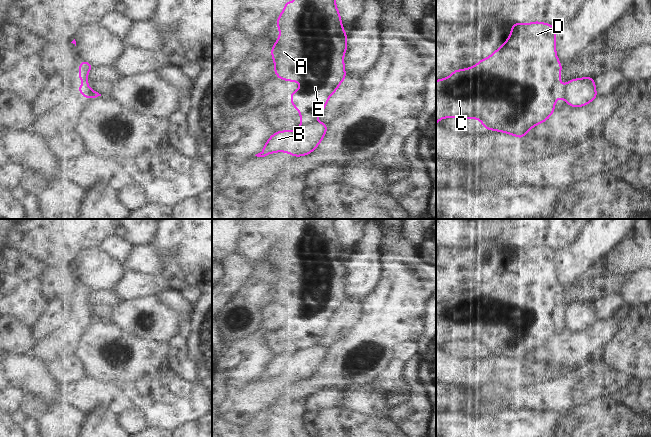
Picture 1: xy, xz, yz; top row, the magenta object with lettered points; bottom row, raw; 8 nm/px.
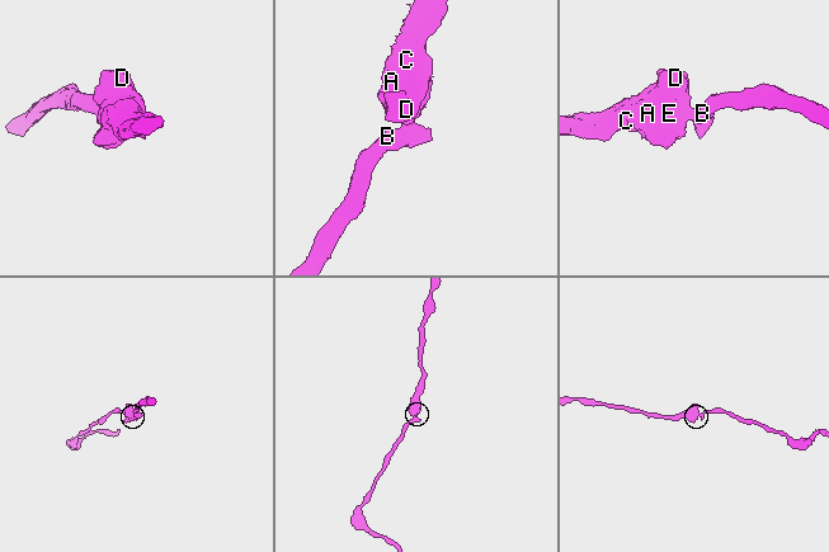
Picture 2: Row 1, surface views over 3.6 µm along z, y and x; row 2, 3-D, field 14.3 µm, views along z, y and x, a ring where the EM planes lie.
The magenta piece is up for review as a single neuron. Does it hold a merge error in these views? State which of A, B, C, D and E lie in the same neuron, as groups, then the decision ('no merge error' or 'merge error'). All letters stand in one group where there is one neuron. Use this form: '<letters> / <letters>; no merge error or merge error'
A C D E / B; merge error

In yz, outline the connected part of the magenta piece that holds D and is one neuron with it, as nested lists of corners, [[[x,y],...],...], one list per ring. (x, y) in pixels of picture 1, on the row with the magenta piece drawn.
[[[533,21],[526,24],[512,22],[509,37],[489,57],[479,60],[474,66],[464,68],[462,70],[454,69],[449,77],[436,80],[436,125],[443,118],[462,118],[464,120],[477,119],[482,122],[484,130],[503,132],[512,136],[516,136],[522,140],[528,131],[538,124],[546,122],[555,112],[555,103],[560,96],[559,83],[561,81],[561,69],[563,68],[563,65],[558,60],[557,50],[555,48],[556,31],[557,29],[552,24],[545,22]]]

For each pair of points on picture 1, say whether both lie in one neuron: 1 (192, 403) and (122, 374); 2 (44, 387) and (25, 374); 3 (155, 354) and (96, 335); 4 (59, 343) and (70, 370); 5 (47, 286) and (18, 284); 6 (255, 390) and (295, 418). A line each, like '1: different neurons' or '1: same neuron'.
1: different neurons
2: same neuron
3: same neuron
4: different neurons
5: different neurons
6: different neurons

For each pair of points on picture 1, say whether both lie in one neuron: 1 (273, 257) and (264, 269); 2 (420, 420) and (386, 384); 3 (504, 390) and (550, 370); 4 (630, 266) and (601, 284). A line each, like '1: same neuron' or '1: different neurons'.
1: same neuron
2: different neurons
3: same neuron
4: different neurons

